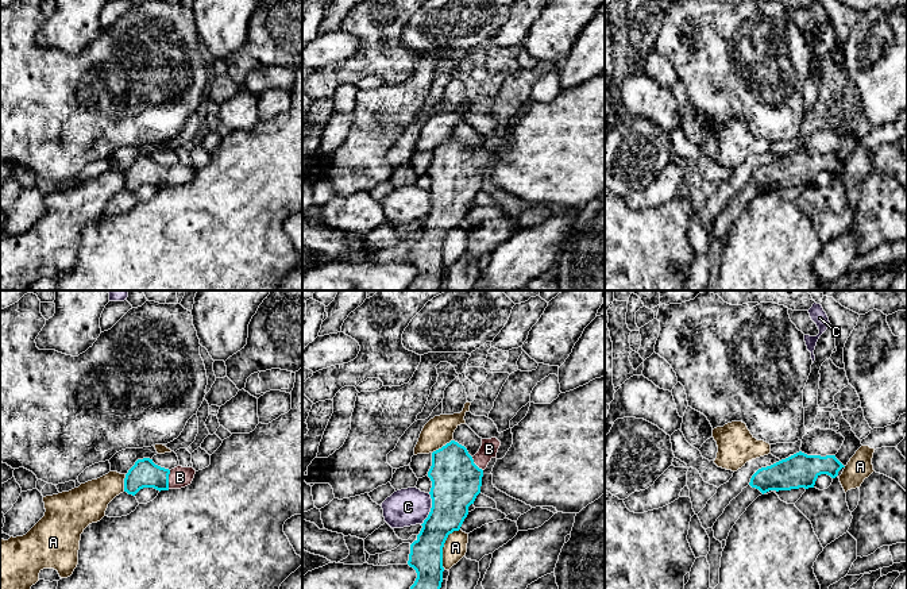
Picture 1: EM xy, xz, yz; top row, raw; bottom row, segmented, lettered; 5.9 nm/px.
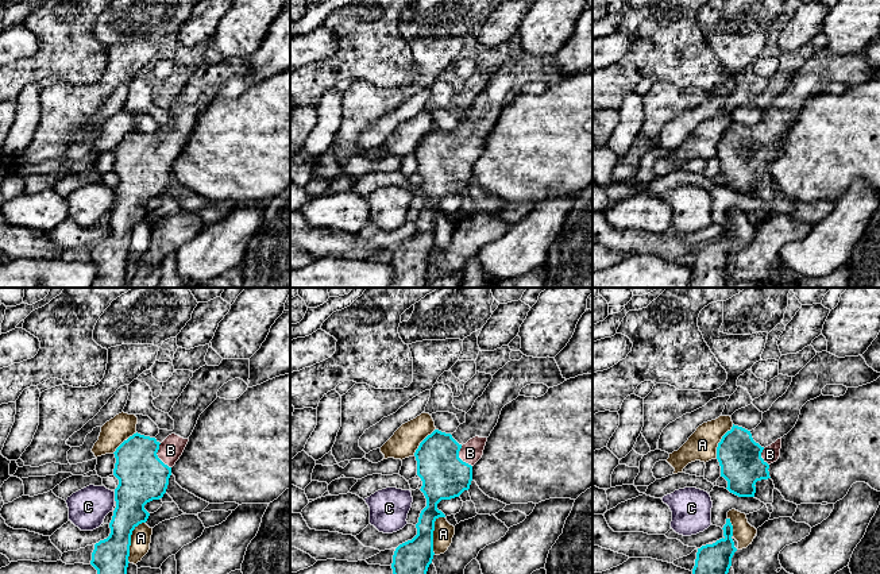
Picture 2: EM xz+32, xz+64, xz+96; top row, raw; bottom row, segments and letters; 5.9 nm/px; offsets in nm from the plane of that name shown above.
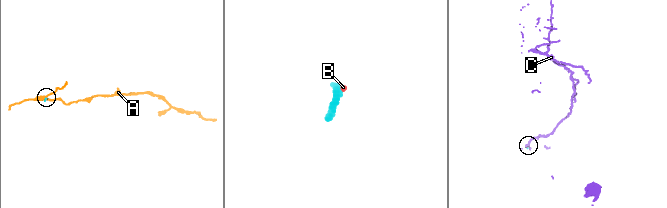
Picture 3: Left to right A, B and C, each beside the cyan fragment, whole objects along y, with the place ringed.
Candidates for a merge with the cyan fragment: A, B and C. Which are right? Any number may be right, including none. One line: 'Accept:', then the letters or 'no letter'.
Accept: B

